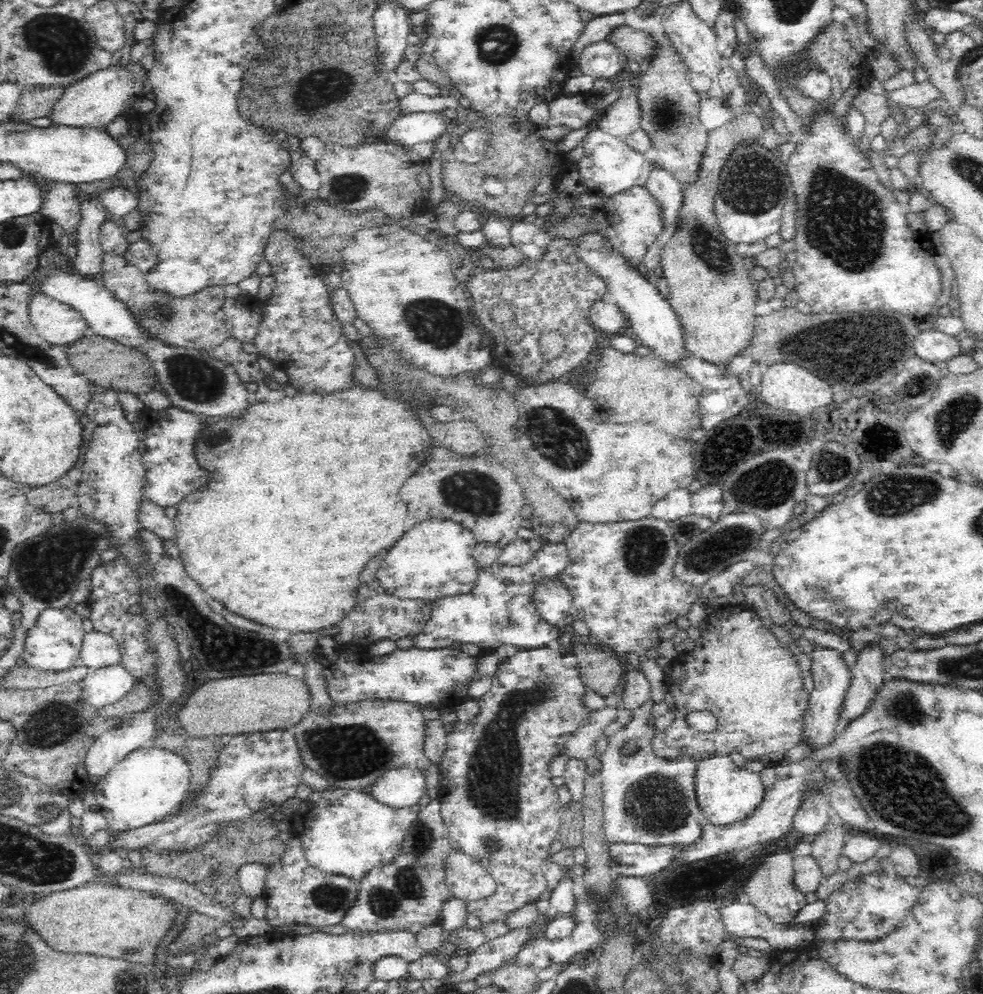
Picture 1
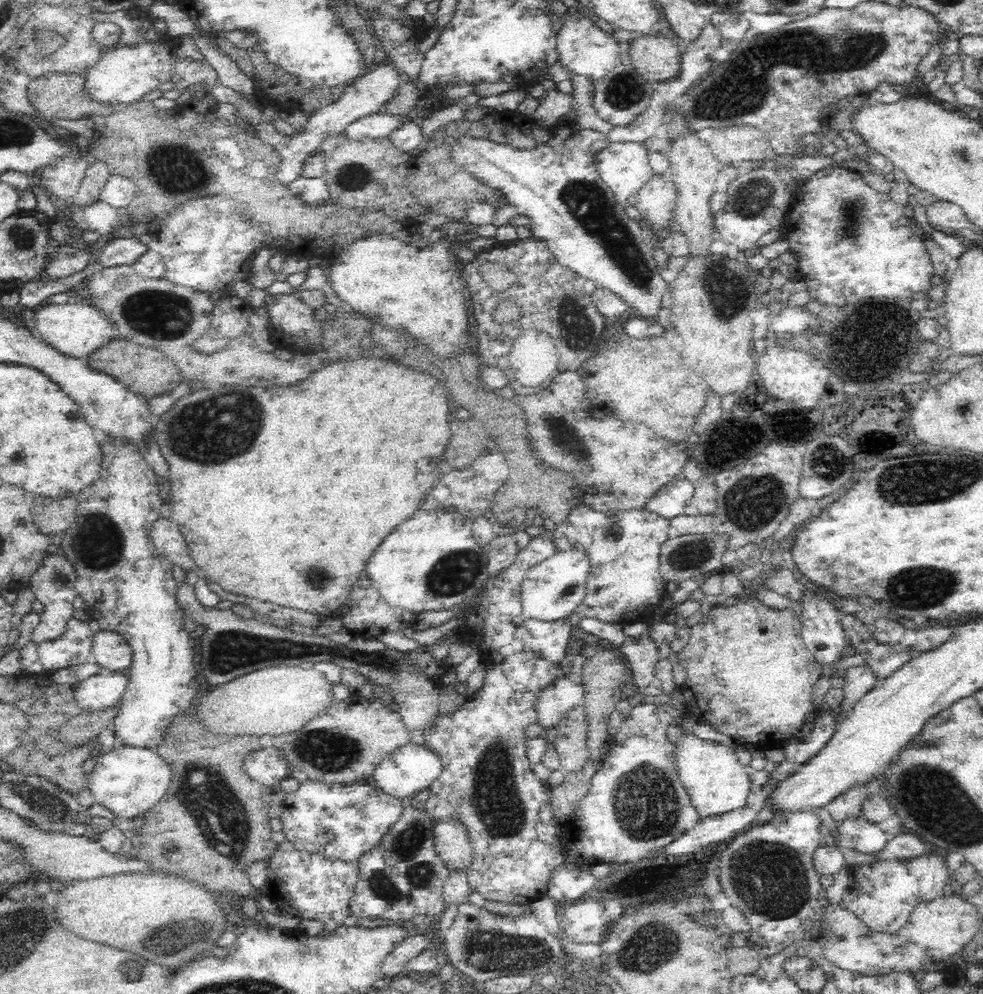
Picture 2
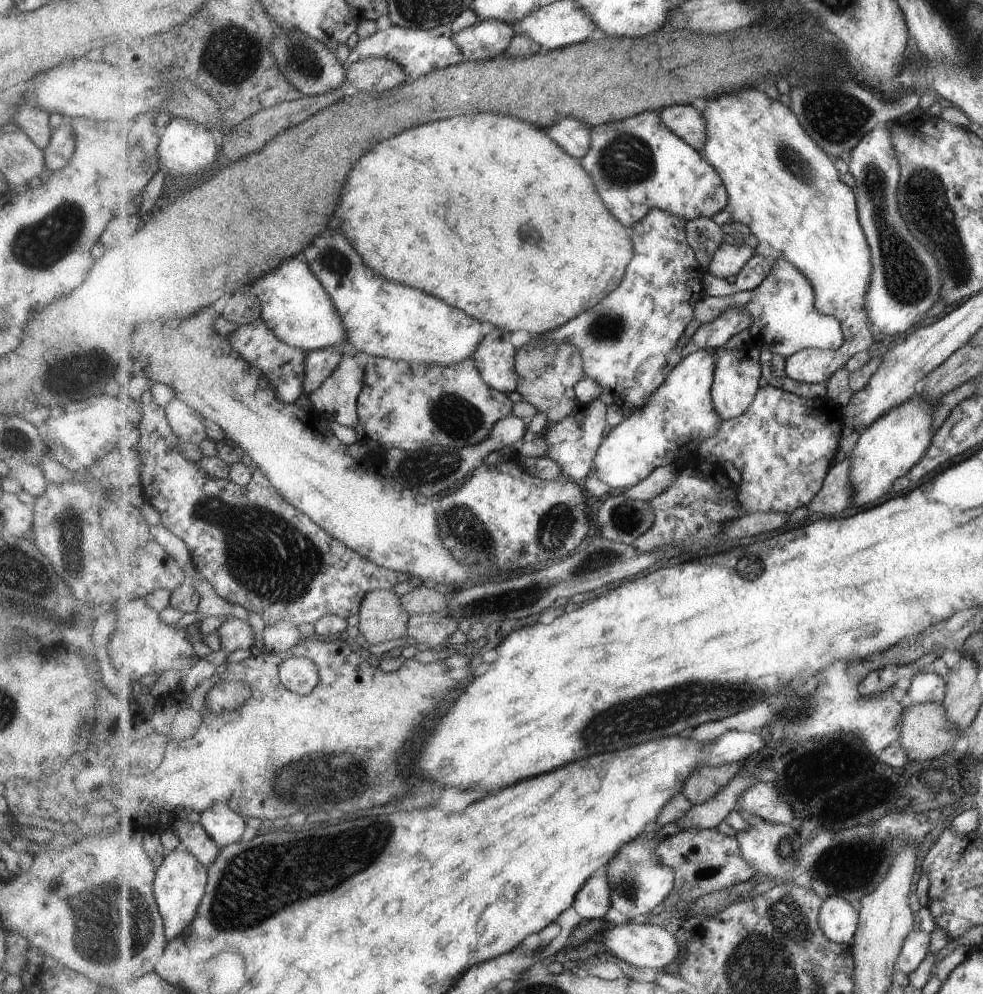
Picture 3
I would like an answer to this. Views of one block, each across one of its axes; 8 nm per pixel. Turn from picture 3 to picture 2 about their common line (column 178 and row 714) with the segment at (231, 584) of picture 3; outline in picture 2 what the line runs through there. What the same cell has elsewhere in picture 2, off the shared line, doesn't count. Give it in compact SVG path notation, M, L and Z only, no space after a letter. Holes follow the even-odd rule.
M534 651L512 653L495 663L486 671L483 685L467 698L458 710L438 713L423 730L425 743L432 751L440 754L442 772L429 786L432 794L423 809L438 822L460 820L469 833L473 862L467 868L468 881L472 892L482 895L485 900L512 903L531 903L542 899L554 868L564 859L562 848L539 840L536 824L540 822L539 810L548 804L550 789L546 781L540 780L531 769L526 756L524 727L536 720L533 696L550 681L564 677L562 667L548 662Z

